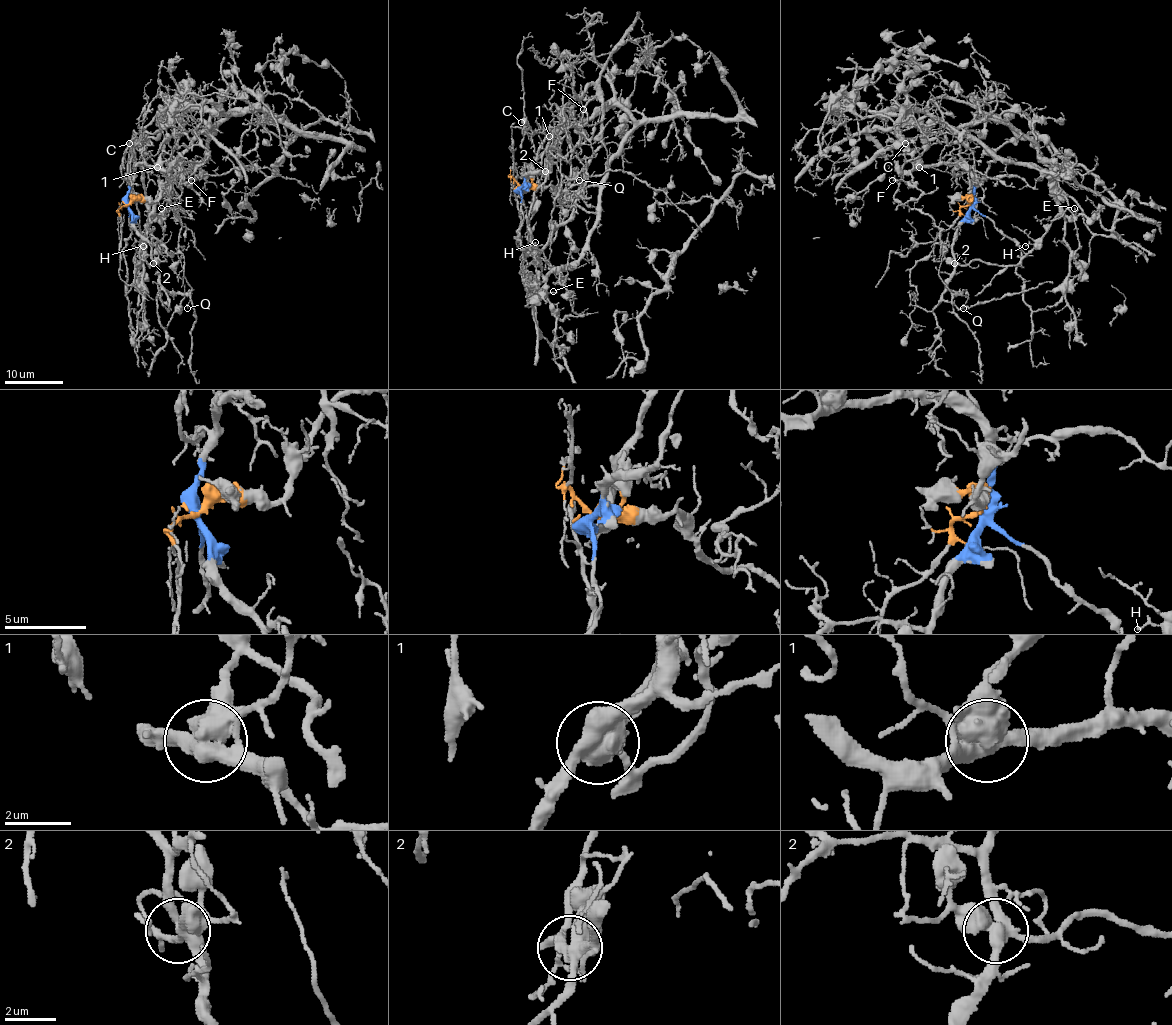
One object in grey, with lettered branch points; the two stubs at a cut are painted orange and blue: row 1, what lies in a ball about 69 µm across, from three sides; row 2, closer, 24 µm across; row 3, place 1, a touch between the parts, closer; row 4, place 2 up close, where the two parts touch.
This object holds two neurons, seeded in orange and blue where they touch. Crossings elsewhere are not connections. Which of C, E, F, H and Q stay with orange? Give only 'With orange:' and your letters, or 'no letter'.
With orange: C, E, H

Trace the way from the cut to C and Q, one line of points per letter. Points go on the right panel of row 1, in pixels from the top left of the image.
C: (969, 205), (995, 158), (921, 112), (888, 113), (907, 110), (947, 142), (907, 152), (905, 144)
Q: (969, 205), (953, 244), (954, 268), (947, 286), (959, 293), (964, 290), (967, 299), (963, 307)

